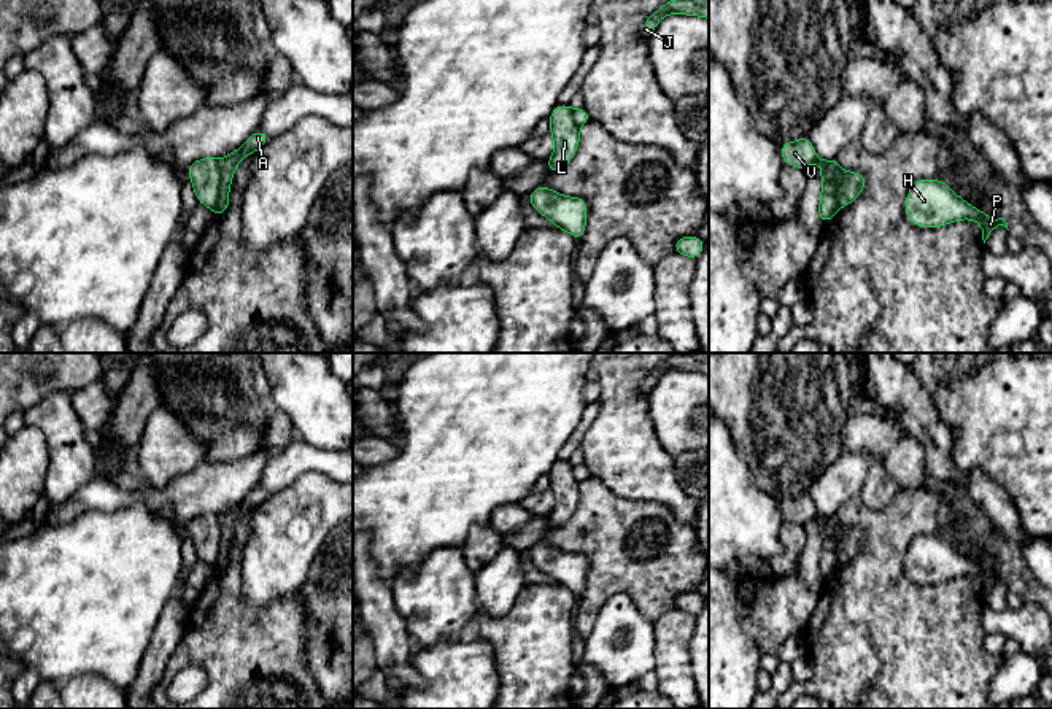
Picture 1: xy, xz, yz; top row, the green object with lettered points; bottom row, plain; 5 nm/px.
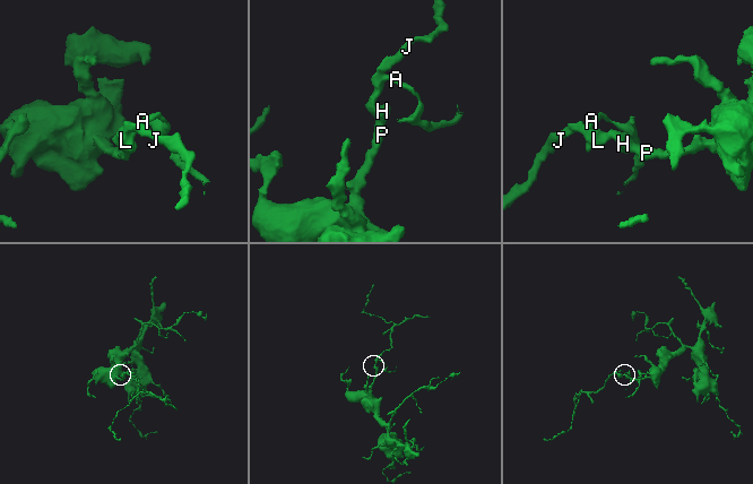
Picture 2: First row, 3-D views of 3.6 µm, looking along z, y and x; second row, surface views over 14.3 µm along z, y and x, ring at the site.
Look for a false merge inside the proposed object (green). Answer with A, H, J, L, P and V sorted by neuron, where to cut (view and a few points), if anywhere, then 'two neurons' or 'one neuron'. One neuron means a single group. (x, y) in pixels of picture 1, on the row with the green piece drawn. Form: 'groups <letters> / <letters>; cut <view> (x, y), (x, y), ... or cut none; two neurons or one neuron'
groups A / H J L P V; cut xy (218, 161), (220, 199), (213, 210); two neurons

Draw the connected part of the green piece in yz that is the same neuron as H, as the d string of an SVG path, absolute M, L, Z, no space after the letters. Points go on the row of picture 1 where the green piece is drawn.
M917 180L909 188L904 210L912 224L923 227L941 227L949 223L973 219L982 227L984 243L996 226L1008 229L1008 223L1003 218L992 219L987 213L960 199L941 180Z

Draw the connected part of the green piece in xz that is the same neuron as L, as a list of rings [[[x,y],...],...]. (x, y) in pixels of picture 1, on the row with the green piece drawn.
[[[556,105],[548,118],[555,151],[547,161],[547,165],[548,173],[553,173],[574,159],[580,143],[580,126],[575,124],[574,110],[569,105]]]

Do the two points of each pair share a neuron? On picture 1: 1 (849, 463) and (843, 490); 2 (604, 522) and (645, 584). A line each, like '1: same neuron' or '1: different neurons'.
1: same neuron
2: same neuron

